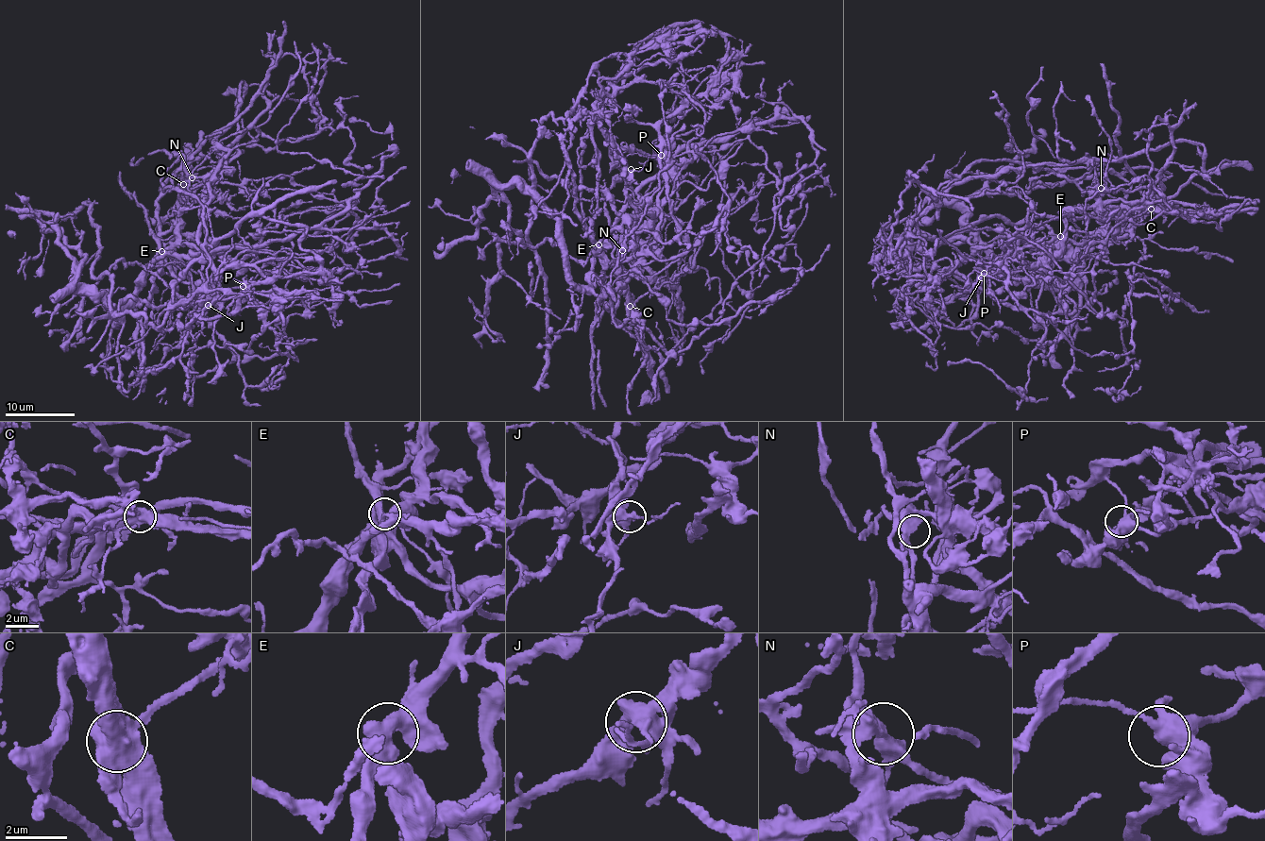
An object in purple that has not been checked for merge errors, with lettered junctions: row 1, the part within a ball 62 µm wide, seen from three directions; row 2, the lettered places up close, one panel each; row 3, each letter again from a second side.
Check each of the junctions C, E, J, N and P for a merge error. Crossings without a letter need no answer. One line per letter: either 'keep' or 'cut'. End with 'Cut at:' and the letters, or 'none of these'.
C: cut
E: cut
J: keep
N: keep
P: keep
Cut at: C, E

